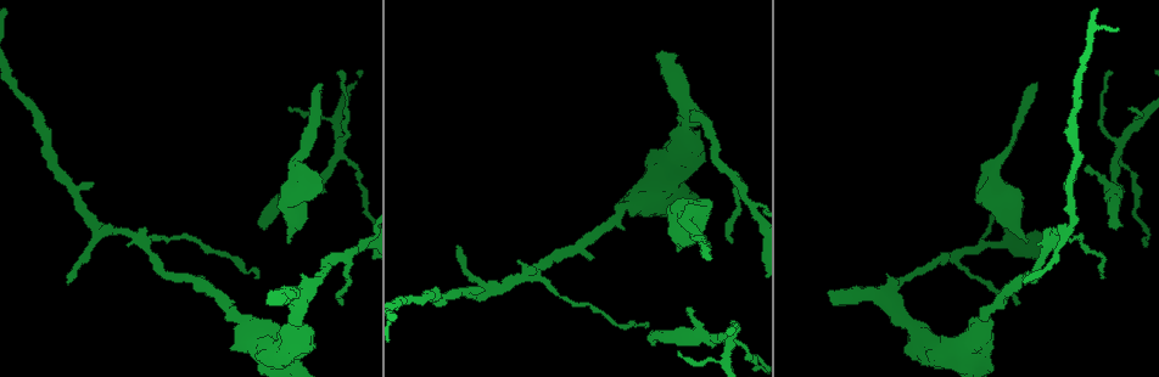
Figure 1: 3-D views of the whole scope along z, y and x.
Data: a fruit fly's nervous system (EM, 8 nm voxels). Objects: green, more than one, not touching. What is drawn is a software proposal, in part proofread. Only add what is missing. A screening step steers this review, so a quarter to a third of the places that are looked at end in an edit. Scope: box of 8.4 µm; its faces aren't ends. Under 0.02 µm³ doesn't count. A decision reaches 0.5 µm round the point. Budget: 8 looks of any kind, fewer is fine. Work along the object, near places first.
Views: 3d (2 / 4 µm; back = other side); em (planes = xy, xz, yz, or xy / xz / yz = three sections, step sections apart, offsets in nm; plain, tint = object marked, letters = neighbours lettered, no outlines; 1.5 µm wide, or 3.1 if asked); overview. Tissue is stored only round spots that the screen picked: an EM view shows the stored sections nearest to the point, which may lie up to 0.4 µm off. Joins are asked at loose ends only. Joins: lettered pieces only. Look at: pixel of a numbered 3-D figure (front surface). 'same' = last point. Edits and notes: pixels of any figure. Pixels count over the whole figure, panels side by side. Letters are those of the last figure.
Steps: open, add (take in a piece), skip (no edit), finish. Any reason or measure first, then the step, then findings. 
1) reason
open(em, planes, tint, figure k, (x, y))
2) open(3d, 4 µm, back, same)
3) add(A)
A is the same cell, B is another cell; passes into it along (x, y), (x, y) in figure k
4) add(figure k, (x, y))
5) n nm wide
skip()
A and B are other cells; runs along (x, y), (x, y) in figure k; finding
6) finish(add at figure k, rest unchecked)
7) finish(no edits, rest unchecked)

free end
open(em, planes, letters, figure 1, (653, 342))

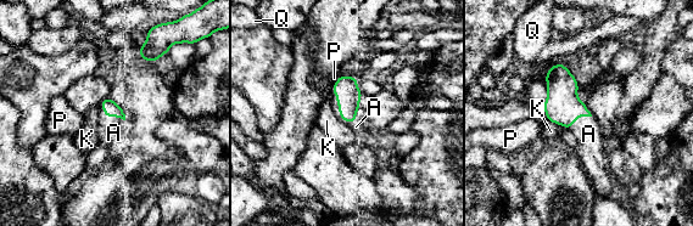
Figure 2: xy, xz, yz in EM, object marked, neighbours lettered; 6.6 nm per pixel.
add(A)
A is the same cell, K, P and Q are other cells; it goes on there

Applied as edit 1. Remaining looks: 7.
see it whole again
open(overview)

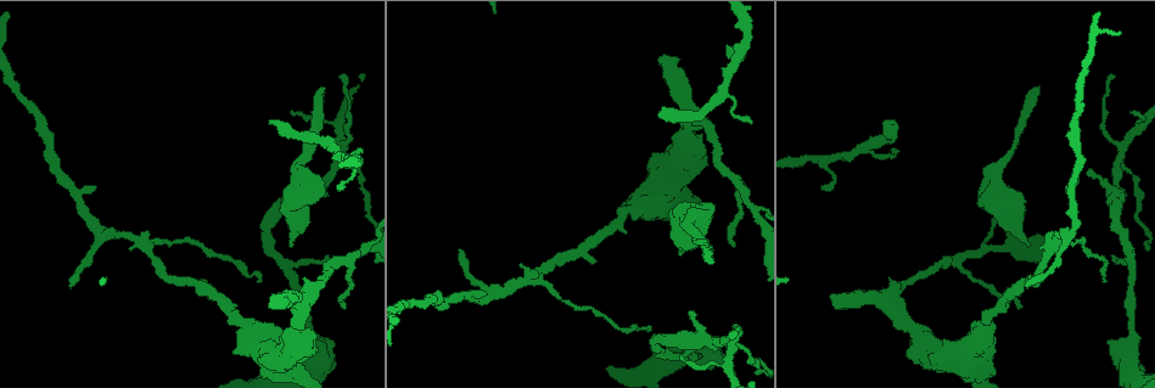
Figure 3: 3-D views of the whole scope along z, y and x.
branch stops here
open(em, yz, step 4, tint, figure 3, (684, 252))

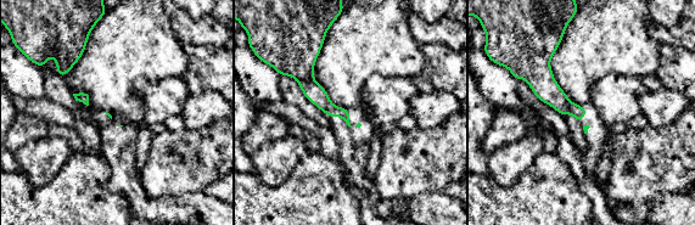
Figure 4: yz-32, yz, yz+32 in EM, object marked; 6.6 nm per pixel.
cut it another way
open(em, xy, step 4, letters, same)

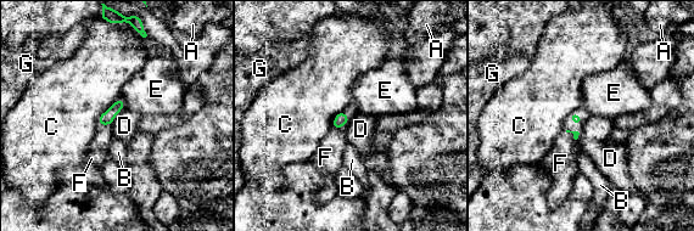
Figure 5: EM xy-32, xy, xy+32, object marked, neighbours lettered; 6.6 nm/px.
C touches over 220 nm
add(F)
F is the same cell, A, B, C, D, E and G are other cells; passes into it along (341, 119), (339, 127), (329, 157) in figure 5; the neuron continues

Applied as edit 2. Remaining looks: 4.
open(overview)

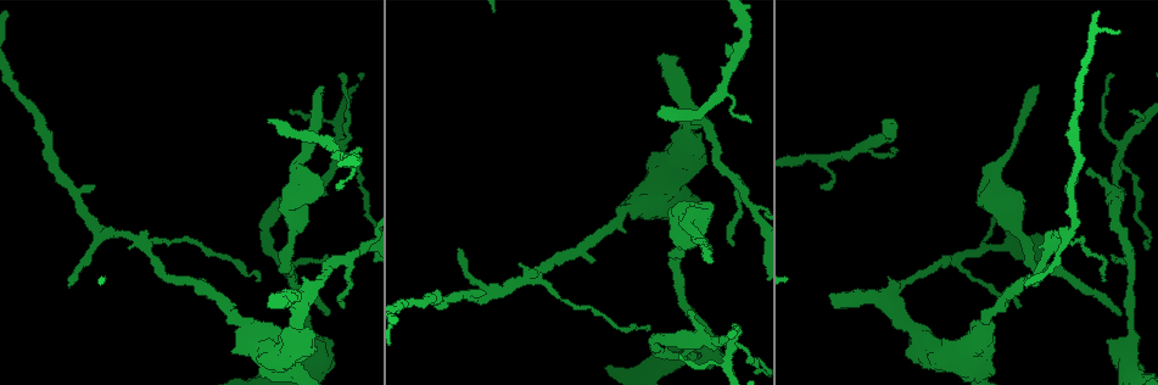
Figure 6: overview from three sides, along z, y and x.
stops while still wide
open(3d, 2 µm, figure 6, (267, 304))

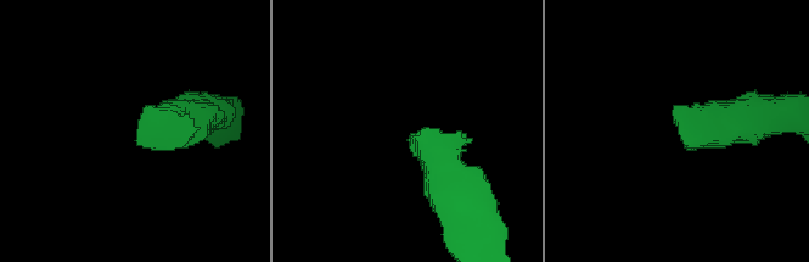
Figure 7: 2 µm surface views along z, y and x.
now the EM
open(em, planes, letters, figure 7, (136, 138))

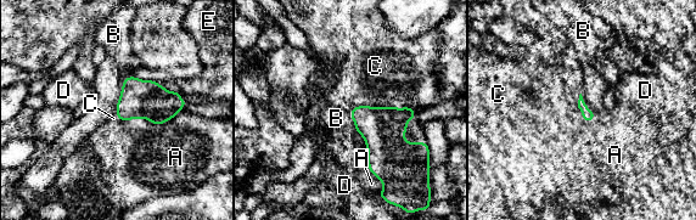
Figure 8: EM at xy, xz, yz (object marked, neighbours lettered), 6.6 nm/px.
add(C)
C is the same cell, A, B, D and E are other cells; passes into it along (383, 129), (381, 107), (380, 69) in figure 8; it goes on there

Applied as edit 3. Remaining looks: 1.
finish(add at figure 2, add at figure 5, add at figure 8, rest unchecked)

